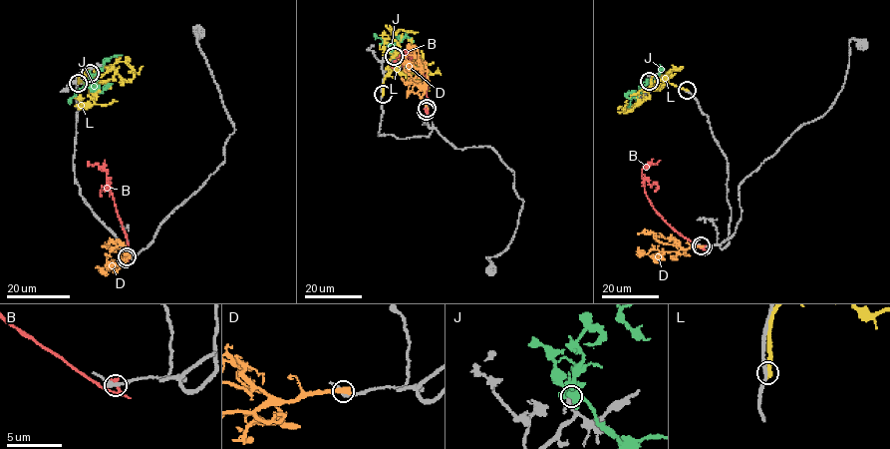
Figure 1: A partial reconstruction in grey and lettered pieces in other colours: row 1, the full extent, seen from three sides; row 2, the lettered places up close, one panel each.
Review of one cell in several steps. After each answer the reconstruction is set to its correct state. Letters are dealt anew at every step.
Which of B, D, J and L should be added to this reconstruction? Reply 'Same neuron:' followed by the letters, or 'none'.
Same neuron: J

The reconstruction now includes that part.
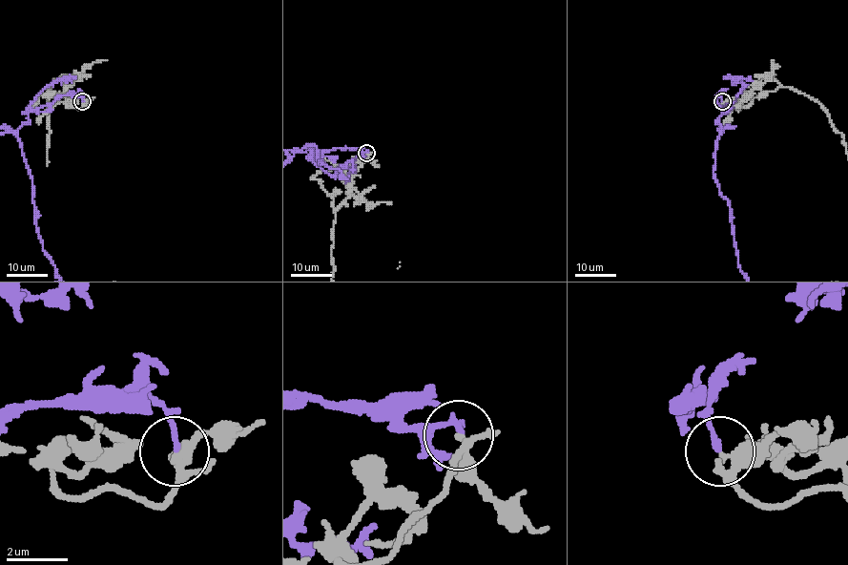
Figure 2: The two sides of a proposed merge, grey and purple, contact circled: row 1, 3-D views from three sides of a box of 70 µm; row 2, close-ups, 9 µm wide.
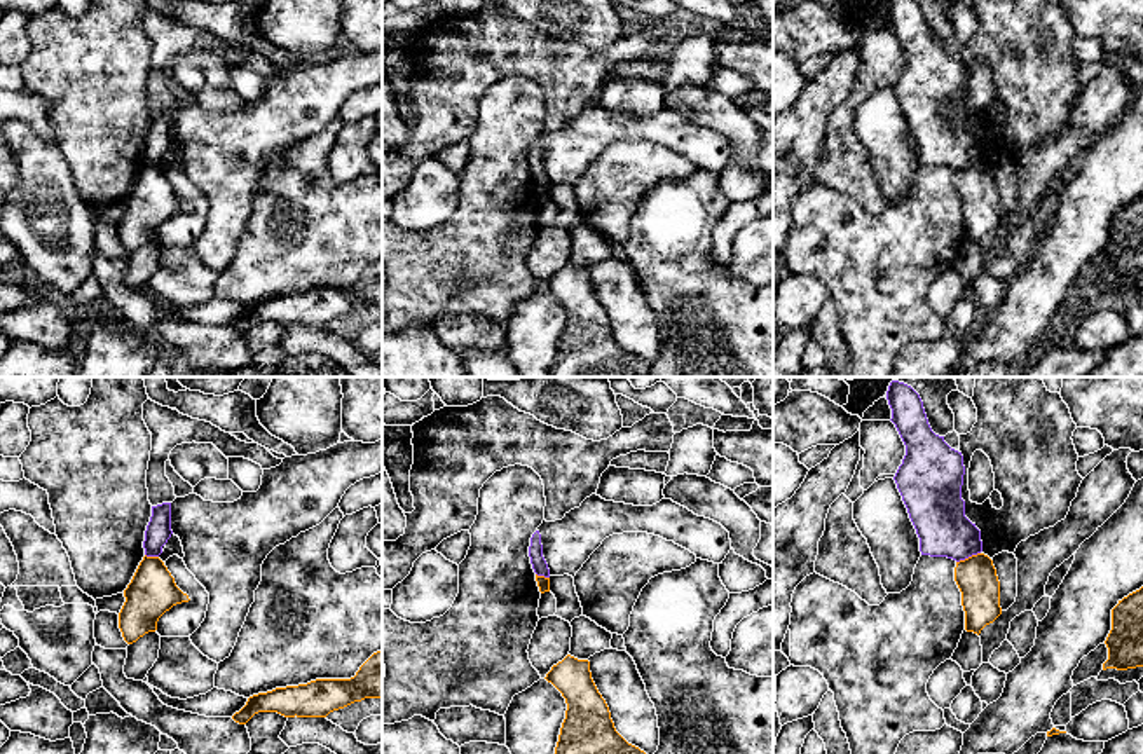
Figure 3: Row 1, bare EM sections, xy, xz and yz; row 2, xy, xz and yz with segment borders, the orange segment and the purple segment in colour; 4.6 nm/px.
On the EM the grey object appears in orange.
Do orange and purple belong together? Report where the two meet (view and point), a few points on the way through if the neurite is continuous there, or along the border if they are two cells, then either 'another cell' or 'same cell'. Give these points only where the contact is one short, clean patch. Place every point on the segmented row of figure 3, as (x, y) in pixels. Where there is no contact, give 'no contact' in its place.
contact yz (969, 557); border yz (979, 552), (957, 562); another cell

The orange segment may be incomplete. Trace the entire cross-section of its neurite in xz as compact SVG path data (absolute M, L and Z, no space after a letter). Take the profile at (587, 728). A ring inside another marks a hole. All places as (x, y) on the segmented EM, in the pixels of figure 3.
M567 655L544 679L567 703L555 754L646 754L616 731L609 707L592 679L588 660Z

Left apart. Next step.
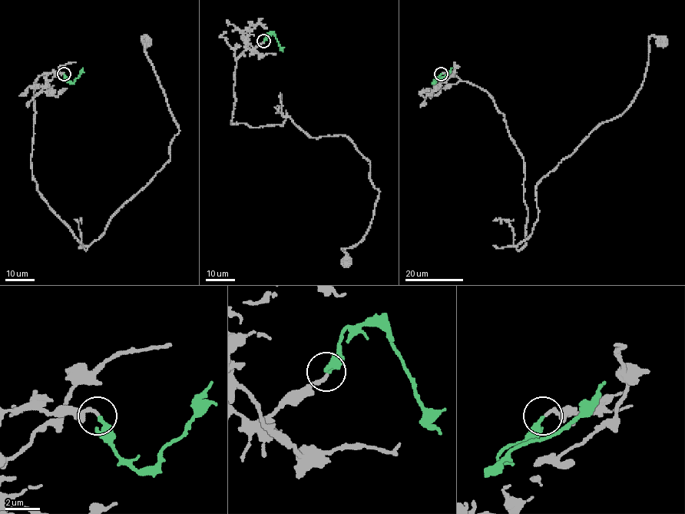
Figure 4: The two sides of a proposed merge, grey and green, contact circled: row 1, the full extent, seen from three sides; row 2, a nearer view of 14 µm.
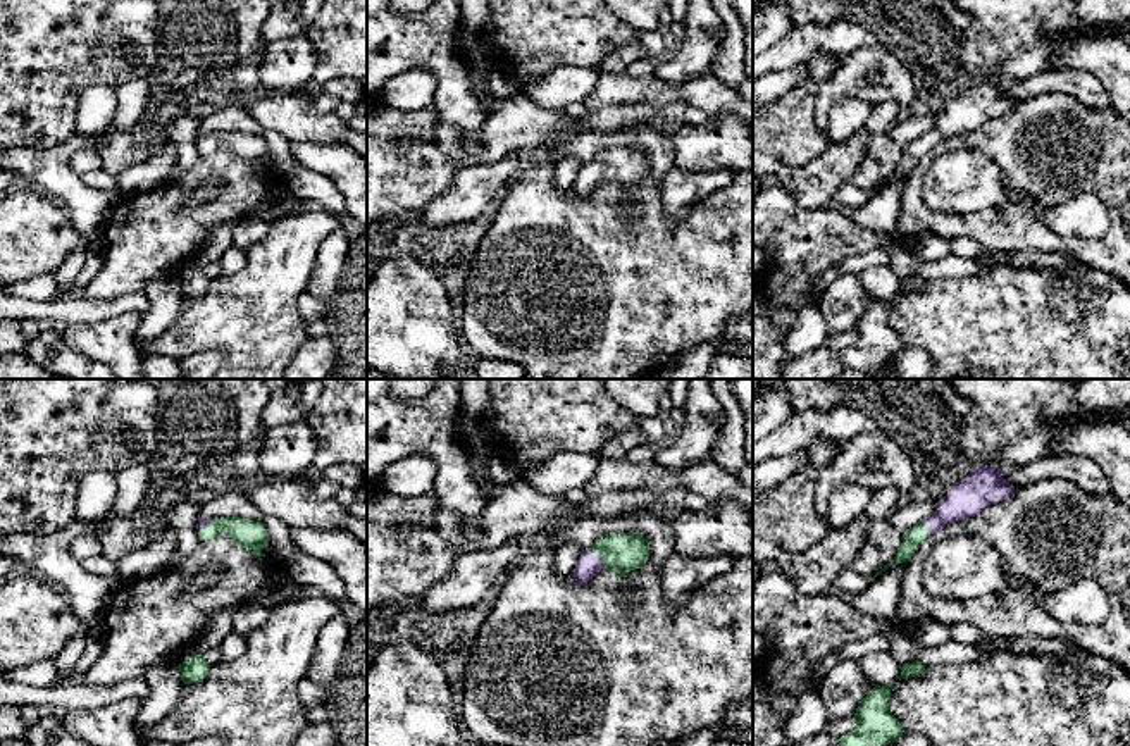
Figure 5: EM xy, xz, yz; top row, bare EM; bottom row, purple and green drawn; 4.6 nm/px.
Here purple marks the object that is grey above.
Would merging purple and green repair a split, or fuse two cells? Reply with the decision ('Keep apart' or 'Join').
Join

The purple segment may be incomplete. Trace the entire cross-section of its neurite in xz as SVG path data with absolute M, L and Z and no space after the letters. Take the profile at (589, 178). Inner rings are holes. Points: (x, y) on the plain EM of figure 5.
M613 146L601 150L589 164L582 164L572 193L586 200L603 181L613 181L618 191L648 176L649 159L639 146Z

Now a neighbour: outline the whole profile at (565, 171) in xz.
M565 157L563 160L553 164L555 188L558 191L570 190L581 167L582 160L575 157Z

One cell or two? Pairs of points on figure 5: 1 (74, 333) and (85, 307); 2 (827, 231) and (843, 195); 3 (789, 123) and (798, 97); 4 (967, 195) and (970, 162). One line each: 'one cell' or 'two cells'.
1: two cells
2: two cells
3: one cell
4: one cell

